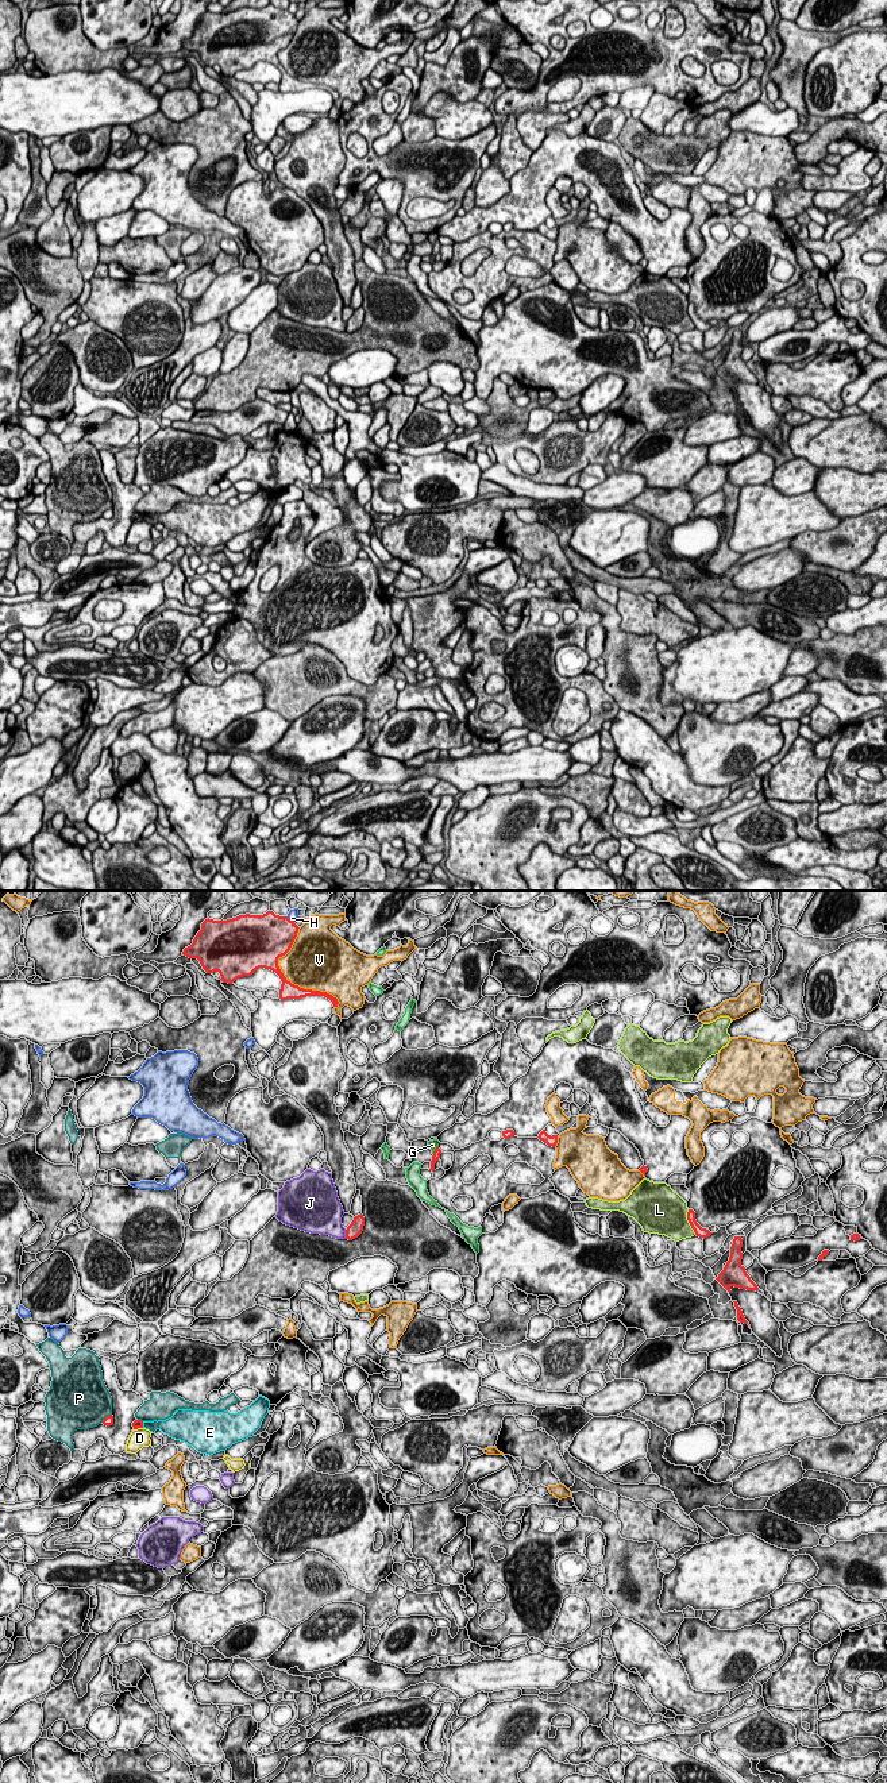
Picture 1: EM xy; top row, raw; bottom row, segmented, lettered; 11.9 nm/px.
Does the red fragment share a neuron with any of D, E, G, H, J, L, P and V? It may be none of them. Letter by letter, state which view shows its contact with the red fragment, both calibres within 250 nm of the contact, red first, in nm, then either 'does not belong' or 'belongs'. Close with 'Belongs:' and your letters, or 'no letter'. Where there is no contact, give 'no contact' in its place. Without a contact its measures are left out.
D: xy | 100/240 nm | does not belong
E: xy | 100/130 nm | does not belong
G: xy | 100/100 nm | does not belong
H: xy | 460/120 nm | does not belong
J: xy | 180/280 nm | does not belong
L: xy | 130/440 nm | does not belong
P: xy | 120/500 nm | does not belong
V: xy | 190/500 nm | does not belong
Belongs: no letter

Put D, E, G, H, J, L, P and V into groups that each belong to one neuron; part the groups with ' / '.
D / E V / G / H / J / L P

